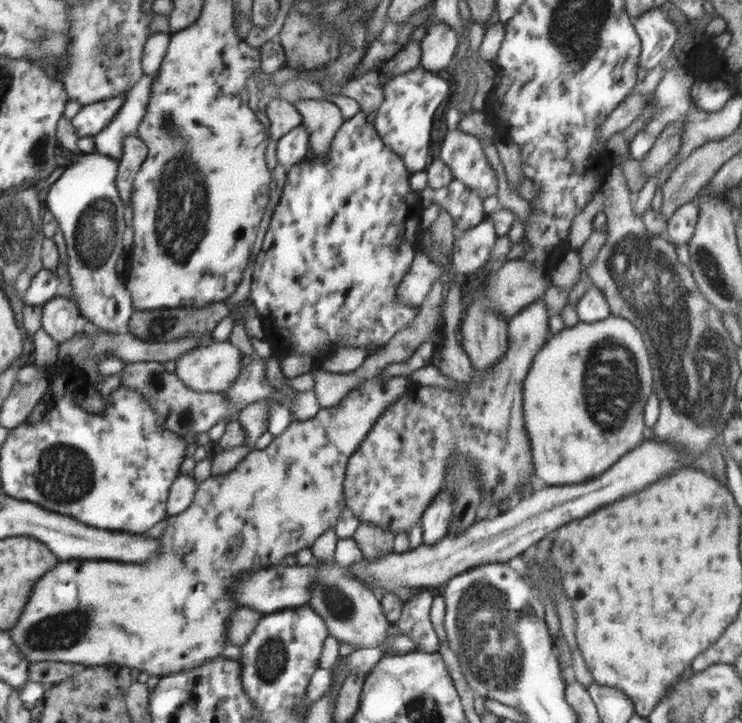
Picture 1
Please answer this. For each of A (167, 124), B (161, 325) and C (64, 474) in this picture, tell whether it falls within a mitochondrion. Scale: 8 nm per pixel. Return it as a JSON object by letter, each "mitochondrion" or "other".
{"A":"mitochondrion","B":"mitochondrion","C":"mitochondrion"}

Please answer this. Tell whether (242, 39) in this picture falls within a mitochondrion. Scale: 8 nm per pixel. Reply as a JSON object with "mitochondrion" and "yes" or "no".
{"mitochondrion":"no"}

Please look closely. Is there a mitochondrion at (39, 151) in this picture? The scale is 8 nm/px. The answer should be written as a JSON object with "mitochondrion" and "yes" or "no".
{"mitochondrion":"yes"}

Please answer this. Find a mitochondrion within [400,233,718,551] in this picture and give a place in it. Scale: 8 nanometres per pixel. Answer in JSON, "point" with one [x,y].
{"point":[613,382]}

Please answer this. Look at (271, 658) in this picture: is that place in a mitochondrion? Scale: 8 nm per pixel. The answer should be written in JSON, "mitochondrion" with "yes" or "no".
{"mitochondrion":"yes"}

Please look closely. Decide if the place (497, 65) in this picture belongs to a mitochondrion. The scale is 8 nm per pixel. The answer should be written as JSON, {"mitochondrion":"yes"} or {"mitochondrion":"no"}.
{"mitochondrion":"no"}

